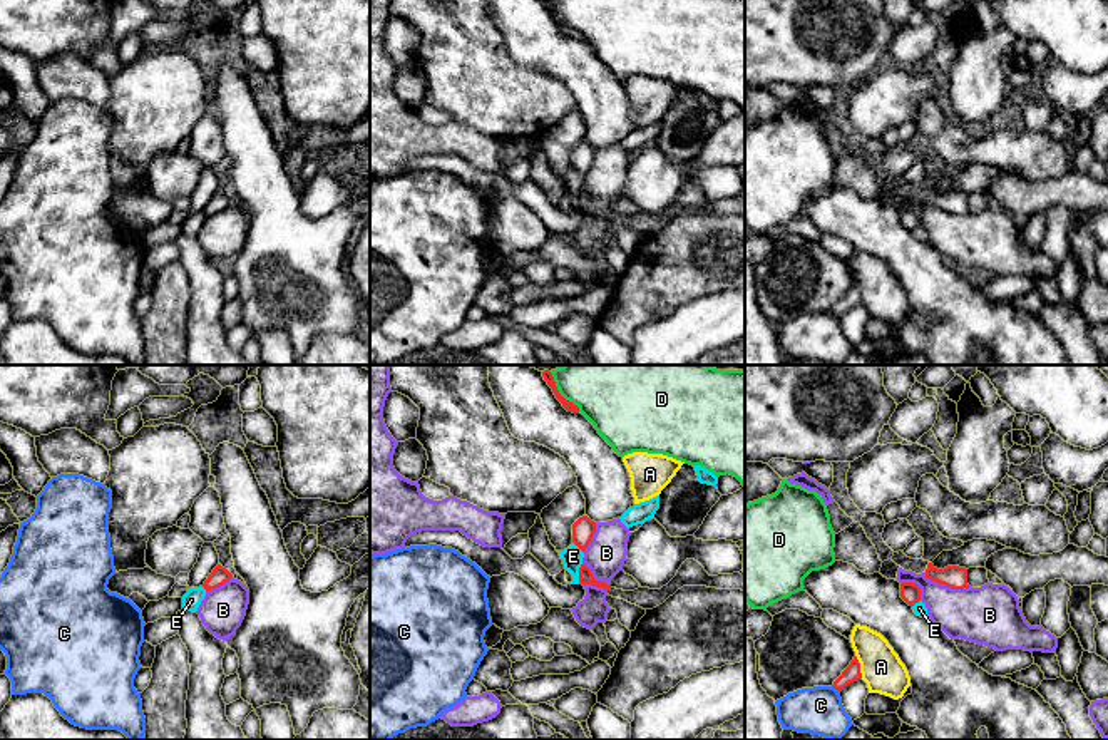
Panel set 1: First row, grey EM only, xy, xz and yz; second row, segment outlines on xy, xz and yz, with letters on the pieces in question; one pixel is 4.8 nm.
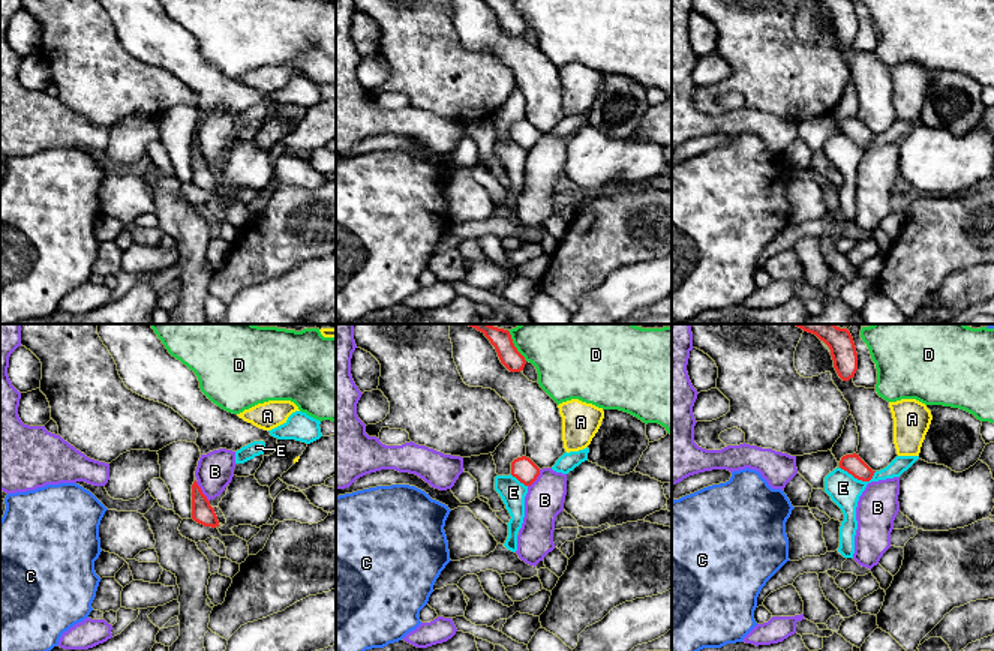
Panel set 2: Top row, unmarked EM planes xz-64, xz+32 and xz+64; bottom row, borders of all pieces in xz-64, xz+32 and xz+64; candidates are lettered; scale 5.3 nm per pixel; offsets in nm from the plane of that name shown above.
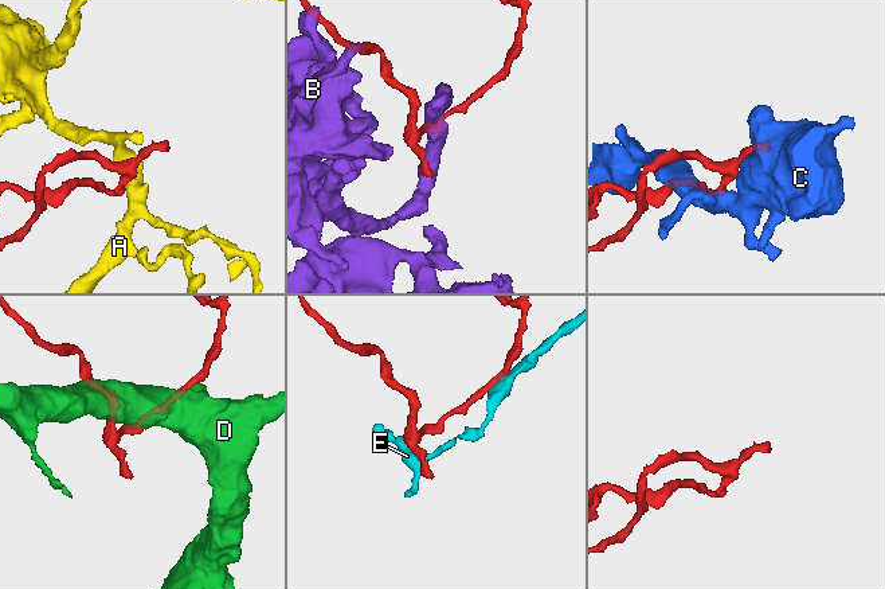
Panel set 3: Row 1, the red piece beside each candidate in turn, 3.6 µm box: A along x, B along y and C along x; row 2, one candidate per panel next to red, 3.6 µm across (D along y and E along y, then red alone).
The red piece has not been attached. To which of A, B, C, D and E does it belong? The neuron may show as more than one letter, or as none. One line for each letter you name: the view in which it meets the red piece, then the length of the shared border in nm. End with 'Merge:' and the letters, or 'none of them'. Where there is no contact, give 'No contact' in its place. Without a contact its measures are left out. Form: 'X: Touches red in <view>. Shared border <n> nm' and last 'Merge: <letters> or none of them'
Merge: none of them

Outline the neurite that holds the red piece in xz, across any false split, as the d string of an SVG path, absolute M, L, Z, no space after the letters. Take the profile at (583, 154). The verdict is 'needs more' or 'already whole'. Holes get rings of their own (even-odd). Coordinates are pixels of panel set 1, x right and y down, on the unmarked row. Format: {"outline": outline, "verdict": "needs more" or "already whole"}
{"outline": "M582 141L572 149L572 167L584 177L592 166L594 157L596 147L587 141Z", "verdict": "already whole"}

